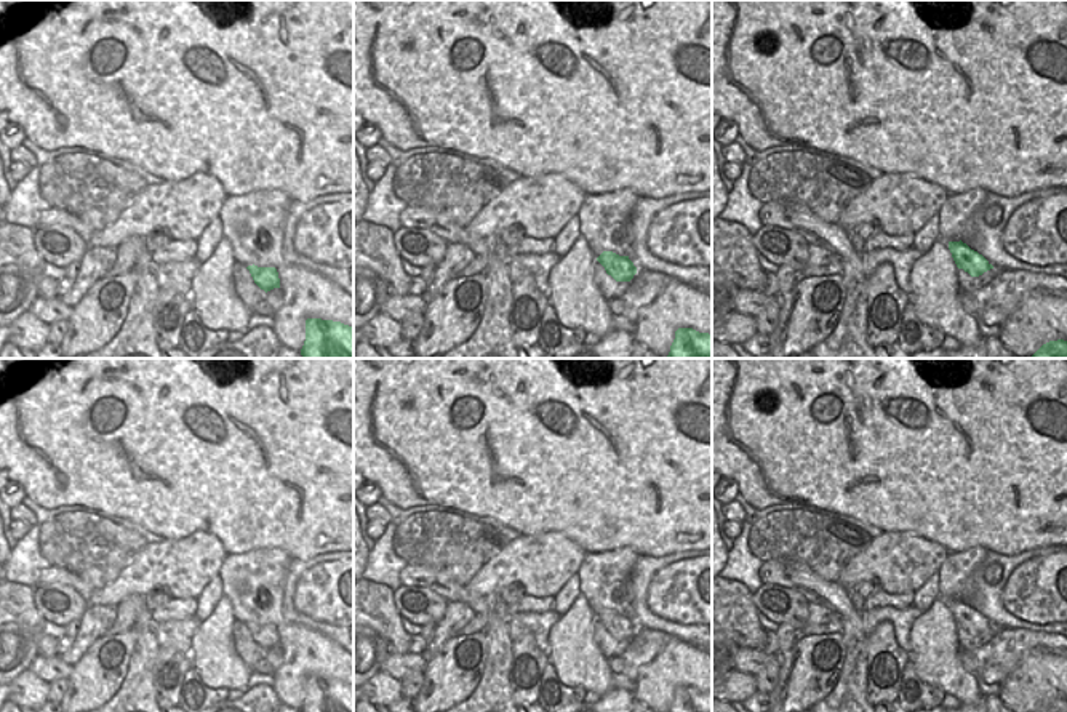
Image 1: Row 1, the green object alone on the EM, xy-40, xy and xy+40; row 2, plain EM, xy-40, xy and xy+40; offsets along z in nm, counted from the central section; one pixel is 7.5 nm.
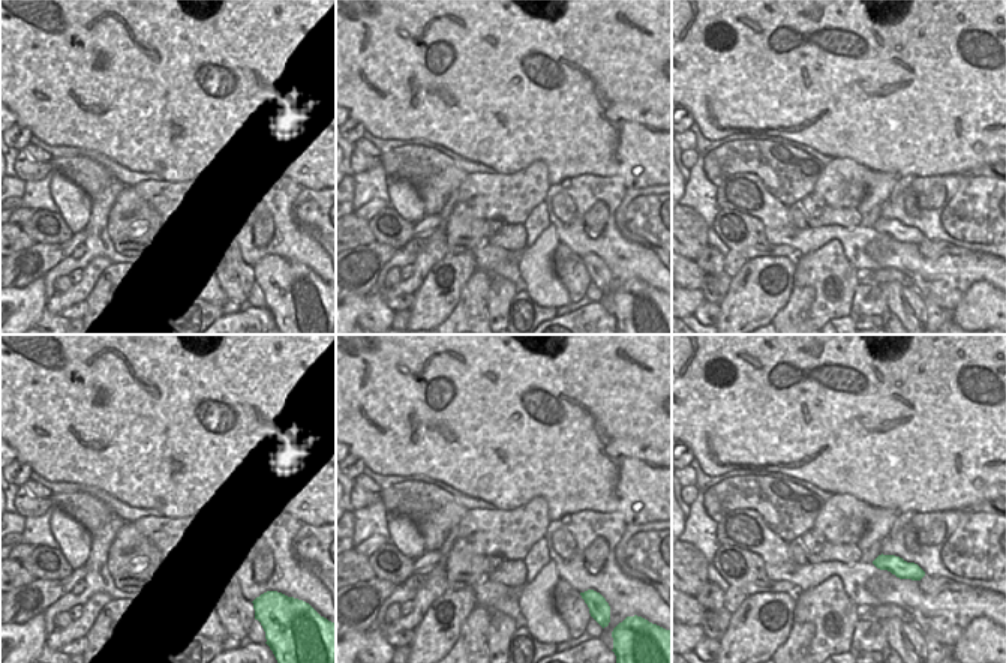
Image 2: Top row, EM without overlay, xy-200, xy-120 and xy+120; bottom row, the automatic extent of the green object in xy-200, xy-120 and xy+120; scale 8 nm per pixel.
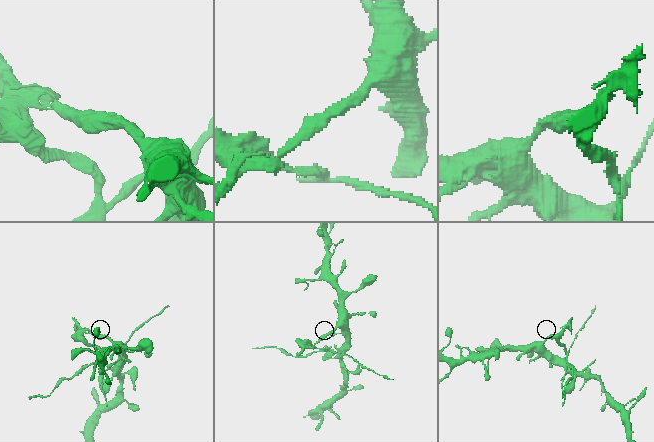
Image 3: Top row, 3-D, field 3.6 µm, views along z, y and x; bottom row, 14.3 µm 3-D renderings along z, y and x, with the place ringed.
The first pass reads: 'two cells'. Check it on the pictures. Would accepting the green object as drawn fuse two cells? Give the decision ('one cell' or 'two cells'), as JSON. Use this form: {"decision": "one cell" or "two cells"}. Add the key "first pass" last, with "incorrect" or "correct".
{"decision": "two cells", "first pass": "correct"}

